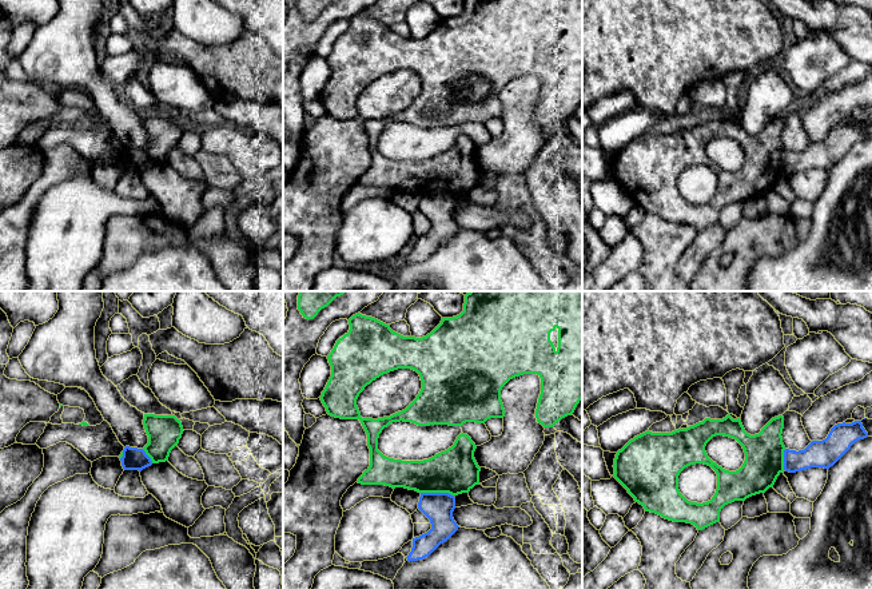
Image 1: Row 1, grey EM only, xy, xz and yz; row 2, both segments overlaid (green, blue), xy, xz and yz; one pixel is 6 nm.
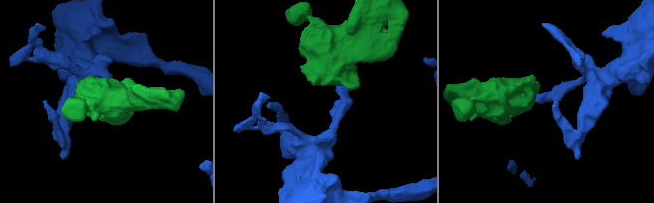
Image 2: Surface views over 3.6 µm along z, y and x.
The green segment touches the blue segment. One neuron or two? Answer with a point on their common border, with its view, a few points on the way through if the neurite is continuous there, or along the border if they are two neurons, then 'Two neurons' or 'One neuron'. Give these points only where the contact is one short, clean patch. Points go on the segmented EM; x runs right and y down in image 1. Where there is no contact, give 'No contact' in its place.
Touches green at xz (437, 492). Two neurons

